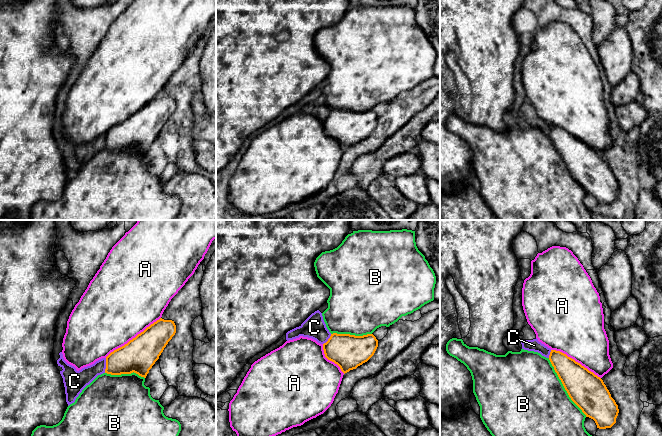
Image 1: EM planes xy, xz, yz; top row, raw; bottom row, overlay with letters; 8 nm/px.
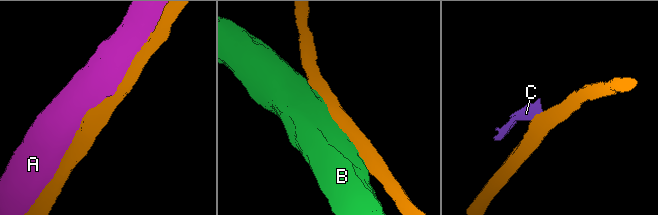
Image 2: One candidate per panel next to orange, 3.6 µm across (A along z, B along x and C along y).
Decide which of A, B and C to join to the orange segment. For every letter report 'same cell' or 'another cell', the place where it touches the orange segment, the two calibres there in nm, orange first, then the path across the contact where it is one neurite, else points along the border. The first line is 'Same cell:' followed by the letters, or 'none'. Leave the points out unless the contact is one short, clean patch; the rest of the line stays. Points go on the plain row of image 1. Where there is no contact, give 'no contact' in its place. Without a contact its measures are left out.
Same cell: A
A: same cell; meets orange in xy at (133, 114); 280 nm thick on the orange side, 500 nm on the other
B: another cell; meets orange in yz at (564, 163); 280 nm thick on the orange side, 500 nm on the other
C: another cell; meets orange in xy at (106, 141); 260 nm thick on the orange side, 150 nm on the other; border along xy (106, 134), (104, 148)

